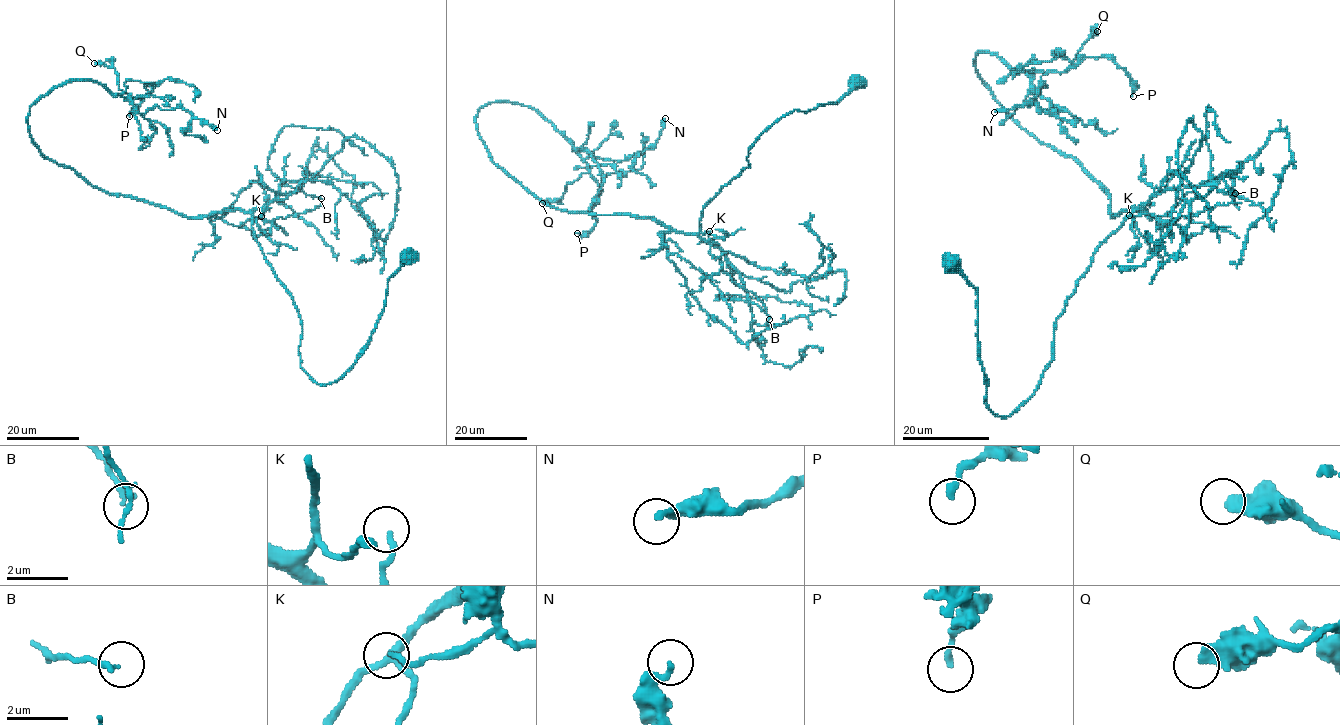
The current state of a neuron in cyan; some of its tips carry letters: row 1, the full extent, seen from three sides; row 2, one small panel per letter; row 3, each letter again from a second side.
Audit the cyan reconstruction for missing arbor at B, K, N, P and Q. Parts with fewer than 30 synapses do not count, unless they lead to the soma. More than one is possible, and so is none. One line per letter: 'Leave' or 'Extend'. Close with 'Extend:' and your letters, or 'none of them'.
B: Leave
K: Leave
N: Leave
P: Leave
Q: Leave
Extend: none of them

